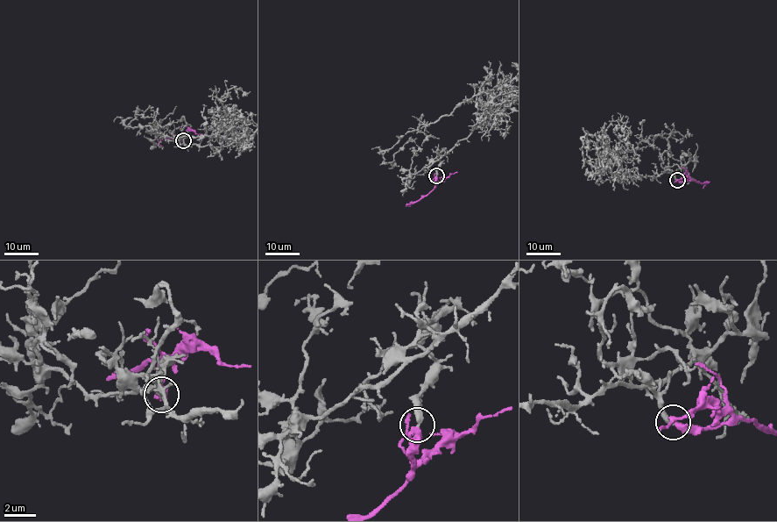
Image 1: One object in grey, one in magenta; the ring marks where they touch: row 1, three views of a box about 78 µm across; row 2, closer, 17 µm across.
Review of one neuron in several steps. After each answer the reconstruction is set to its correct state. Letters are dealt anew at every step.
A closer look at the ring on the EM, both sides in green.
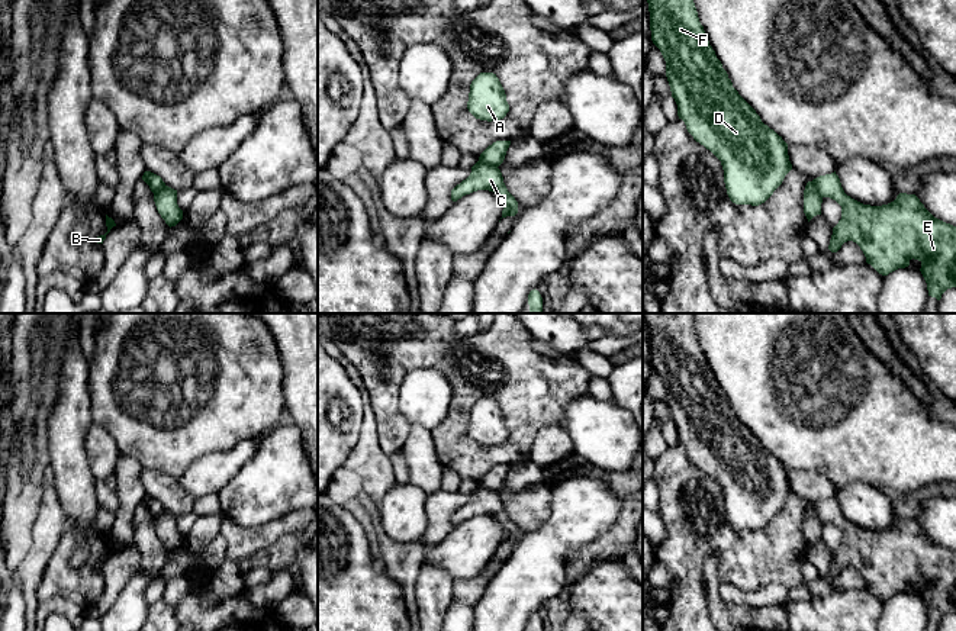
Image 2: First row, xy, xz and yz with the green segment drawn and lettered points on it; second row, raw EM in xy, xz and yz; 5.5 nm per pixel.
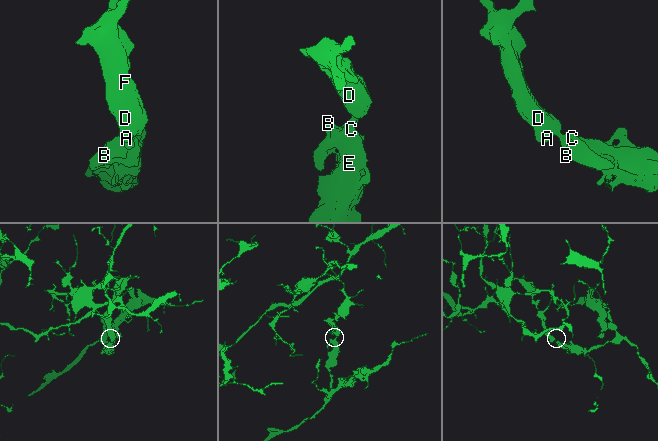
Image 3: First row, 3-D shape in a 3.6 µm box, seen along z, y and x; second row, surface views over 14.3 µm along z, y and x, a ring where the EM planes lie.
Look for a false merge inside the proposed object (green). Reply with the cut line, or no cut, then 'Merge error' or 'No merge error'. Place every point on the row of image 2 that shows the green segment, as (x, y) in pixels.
Split along xz (479, 158), (496, 167). Merge error

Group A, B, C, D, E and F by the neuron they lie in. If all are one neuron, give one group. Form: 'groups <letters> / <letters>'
groups A D F / B C E

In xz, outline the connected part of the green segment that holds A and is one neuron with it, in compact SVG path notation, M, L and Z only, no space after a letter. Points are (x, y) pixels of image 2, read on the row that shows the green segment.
M480 73L470 84L469 112L480 120L500 120L509 112L505 90L493 73Z

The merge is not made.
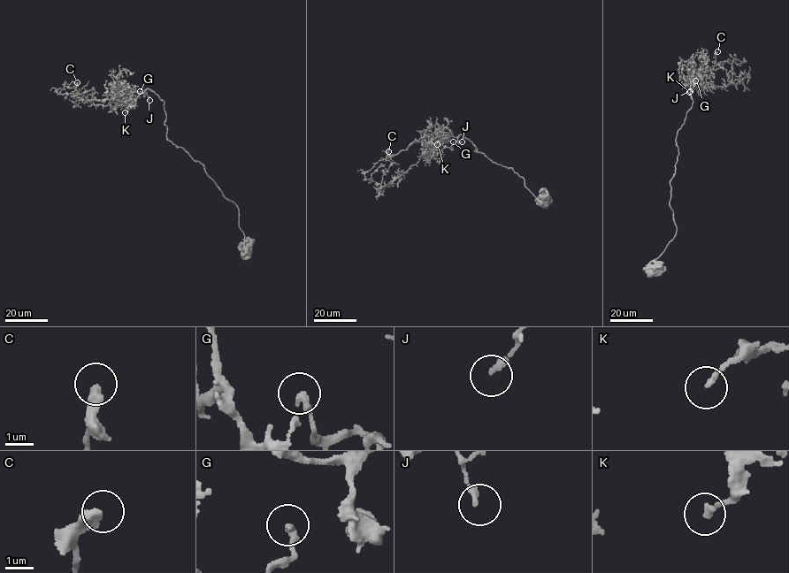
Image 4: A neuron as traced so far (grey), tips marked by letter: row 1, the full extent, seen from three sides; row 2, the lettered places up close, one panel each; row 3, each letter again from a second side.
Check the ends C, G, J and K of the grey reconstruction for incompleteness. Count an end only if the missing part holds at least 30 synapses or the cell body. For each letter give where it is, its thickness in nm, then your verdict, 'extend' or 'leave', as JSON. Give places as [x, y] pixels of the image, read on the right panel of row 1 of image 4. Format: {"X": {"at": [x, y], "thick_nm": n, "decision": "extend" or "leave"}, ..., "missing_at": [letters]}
{"C": {"at": [717, 51], "thick_nm": 460, "decision": "extend"}, "G": {"at": [695, 80], "thick_nm": 240, "decision": "leave"}, "J": {"at": [690, 91], "thick_nm": 200, "decision": "leave"}, "K": {"at": [689, 92], "thick_nm": 180, "decision": "leave"}, "missing_at": ["C"]}

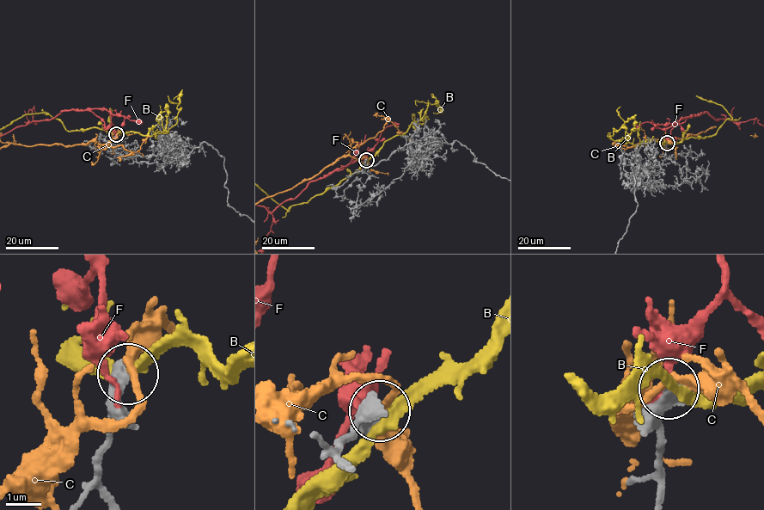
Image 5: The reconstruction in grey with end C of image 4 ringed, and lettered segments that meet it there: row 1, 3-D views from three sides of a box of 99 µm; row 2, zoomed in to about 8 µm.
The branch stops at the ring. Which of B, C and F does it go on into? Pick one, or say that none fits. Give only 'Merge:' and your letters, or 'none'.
Merge: none

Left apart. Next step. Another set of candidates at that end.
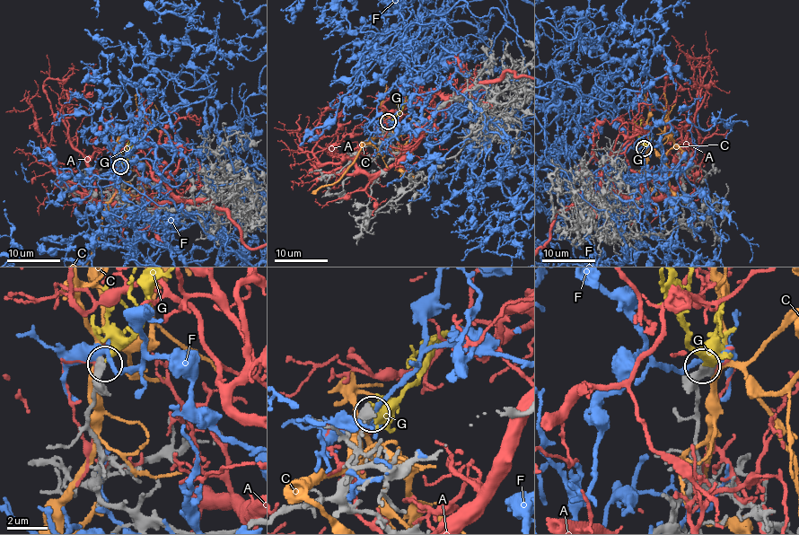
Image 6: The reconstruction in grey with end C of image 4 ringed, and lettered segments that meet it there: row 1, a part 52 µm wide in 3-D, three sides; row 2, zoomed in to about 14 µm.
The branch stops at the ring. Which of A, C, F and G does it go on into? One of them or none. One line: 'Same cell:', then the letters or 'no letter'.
Same cell: G

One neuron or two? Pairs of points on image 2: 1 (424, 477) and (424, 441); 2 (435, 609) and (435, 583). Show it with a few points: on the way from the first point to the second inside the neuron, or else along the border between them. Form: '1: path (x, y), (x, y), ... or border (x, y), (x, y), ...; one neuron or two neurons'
1: path (424, 469), (424, 450); one neuron
2: path (435, 604), (435, 589); one neuron

